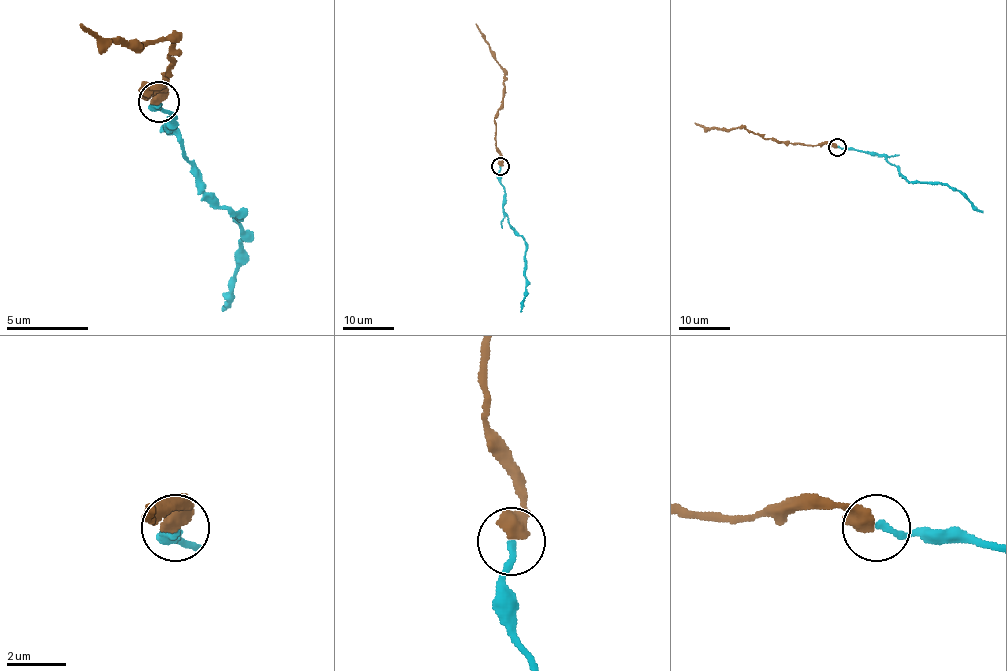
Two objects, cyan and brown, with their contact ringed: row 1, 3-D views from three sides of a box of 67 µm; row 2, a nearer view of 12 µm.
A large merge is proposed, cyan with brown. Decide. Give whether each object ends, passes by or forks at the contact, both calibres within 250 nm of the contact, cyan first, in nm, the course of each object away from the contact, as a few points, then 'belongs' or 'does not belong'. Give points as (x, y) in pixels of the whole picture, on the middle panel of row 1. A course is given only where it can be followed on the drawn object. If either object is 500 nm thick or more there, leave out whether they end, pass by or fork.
220/550 nm | cyan via (500, 166), (500, 183), (505, 192), (503, 211), (507, 222), (525, 244), (525, 297), (520, 311) | brown via (500, 166), (502, 154), (496, 145), (494, 116), (502, 100), (503, 68), (493, 57), (475, 23) | belongs

